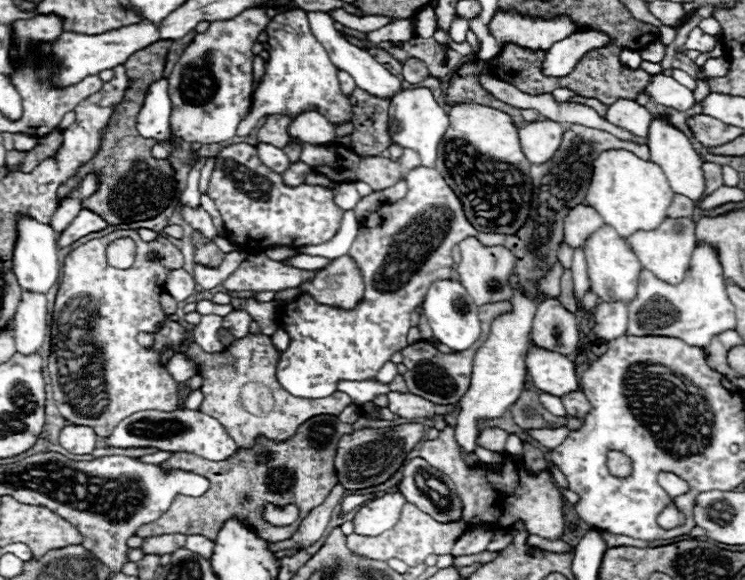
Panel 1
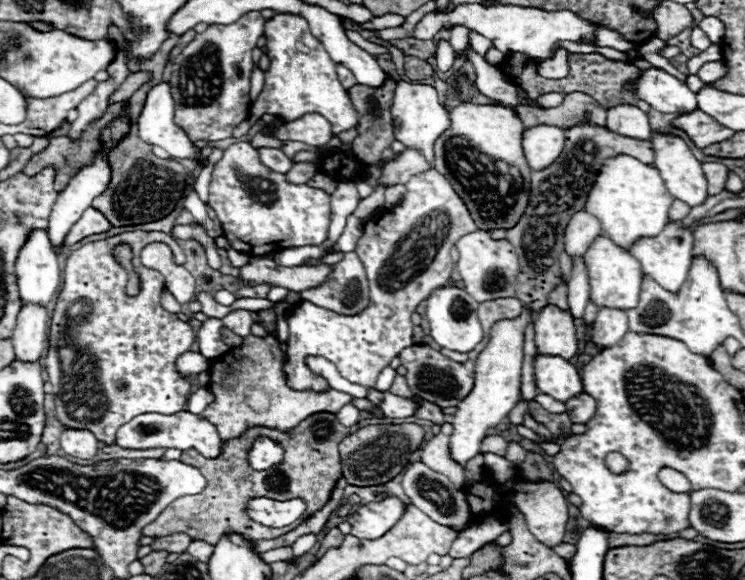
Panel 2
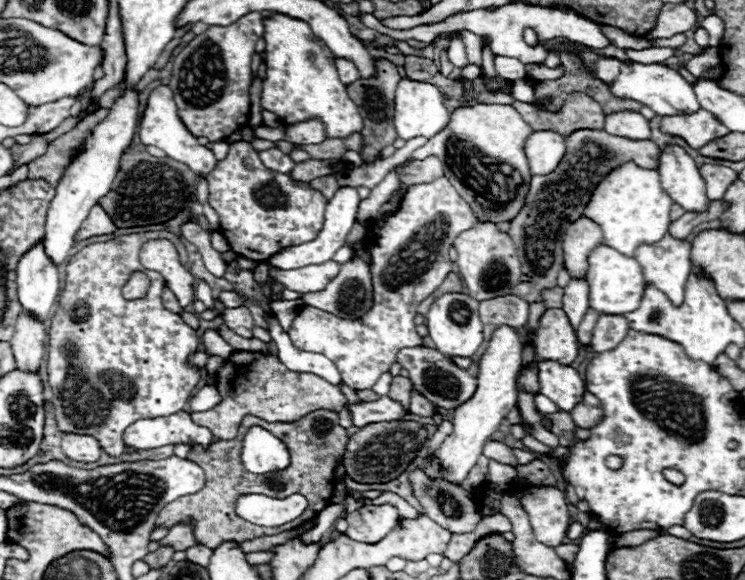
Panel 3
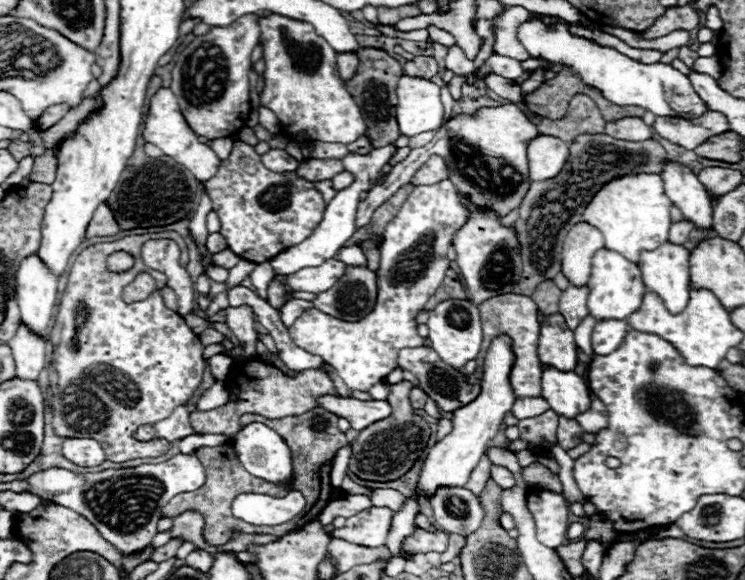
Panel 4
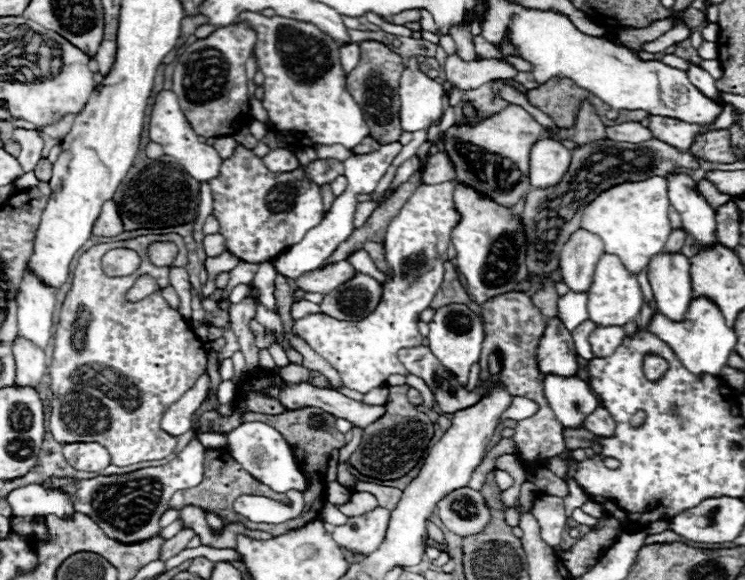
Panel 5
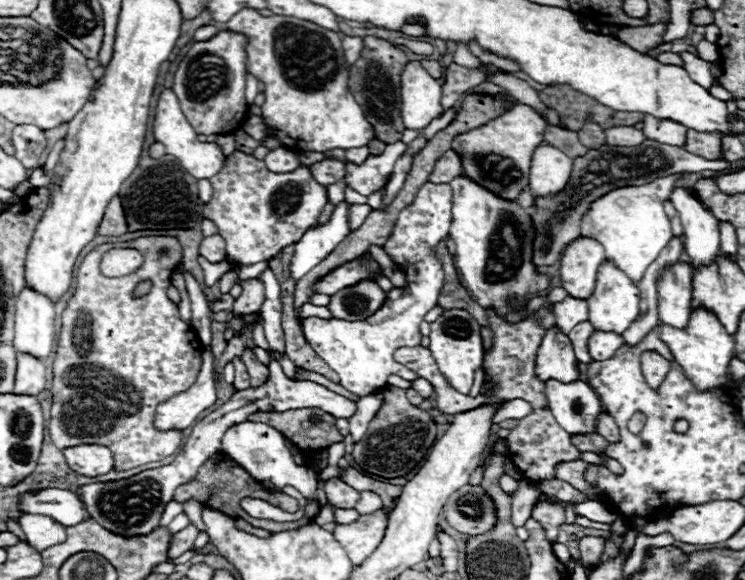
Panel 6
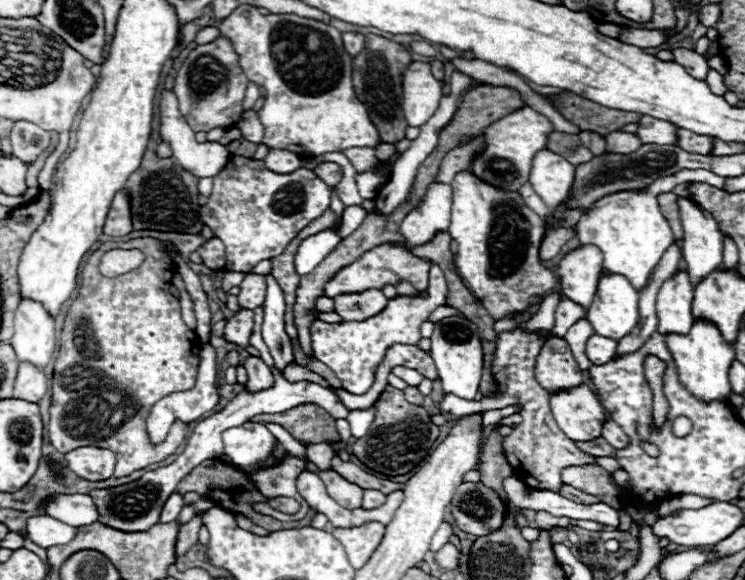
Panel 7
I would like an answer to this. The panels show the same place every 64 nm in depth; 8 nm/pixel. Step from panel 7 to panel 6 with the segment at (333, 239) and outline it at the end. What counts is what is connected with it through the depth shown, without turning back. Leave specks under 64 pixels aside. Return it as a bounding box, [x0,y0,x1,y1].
[290,200,350,280]

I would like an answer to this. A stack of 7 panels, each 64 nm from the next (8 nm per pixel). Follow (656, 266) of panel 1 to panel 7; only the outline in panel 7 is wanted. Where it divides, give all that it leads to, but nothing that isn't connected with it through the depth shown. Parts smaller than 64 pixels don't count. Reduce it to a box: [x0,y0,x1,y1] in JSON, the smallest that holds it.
[656,270,694,334]

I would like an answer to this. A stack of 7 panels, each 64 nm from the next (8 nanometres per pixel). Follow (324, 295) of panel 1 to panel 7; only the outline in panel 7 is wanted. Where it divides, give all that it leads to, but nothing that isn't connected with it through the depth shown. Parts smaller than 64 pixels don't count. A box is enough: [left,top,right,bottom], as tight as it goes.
[334,288,388,320]

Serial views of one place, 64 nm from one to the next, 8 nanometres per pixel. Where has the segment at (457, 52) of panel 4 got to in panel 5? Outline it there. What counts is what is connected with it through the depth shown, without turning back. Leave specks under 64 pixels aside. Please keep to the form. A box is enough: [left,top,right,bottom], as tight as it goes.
[444,54,516,90]

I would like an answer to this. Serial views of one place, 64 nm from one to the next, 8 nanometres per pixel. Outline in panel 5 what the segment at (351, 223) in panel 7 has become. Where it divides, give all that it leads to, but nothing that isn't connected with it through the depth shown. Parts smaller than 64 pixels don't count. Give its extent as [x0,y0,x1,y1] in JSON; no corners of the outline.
[354,200,378,228]

